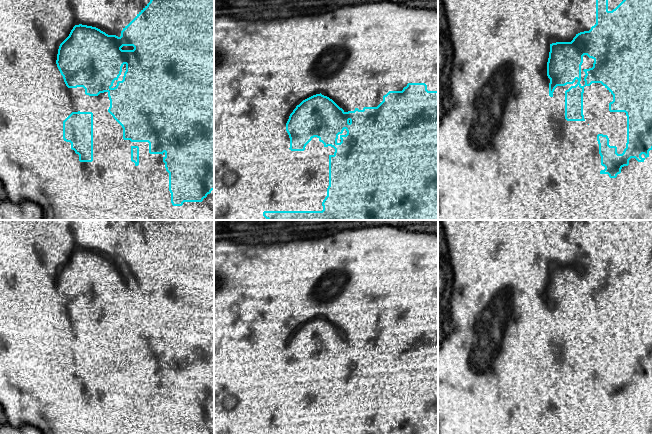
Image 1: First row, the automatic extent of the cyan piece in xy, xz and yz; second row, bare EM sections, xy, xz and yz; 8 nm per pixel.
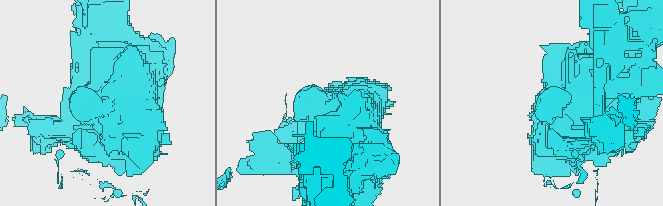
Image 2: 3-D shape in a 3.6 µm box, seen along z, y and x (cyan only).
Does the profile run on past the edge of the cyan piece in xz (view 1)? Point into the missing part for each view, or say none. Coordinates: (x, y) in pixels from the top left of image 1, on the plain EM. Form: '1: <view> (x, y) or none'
1: none

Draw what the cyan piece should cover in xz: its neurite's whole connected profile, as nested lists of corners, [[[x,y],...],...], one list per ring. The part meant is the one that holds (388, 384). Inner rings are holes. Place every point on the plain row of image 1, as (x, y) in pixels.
[[[408,307],[402,315],[389,315],[383,320],[383,325],[377,331],[364,331],[362,334],[355,332],[354,335],[345,336],[340,332],[332,323],[320,318],[313,319],[303,324],[293,336],[290,338],[286,347],[286,355],[290,362],[291,375],[304,375],[306,369],[314,362],[317,361],[324,371],[331,370],[335,373],[333,379],[329,379],[329,410],[327,412],[327,420],[322,426],[323,434],[438,434],[438,315],[428,315],[425,307]]]

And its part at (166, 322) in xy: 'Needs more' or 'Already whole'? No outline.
Already whole

